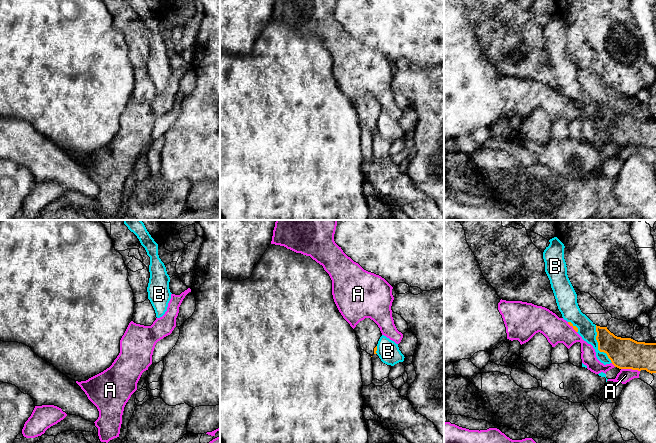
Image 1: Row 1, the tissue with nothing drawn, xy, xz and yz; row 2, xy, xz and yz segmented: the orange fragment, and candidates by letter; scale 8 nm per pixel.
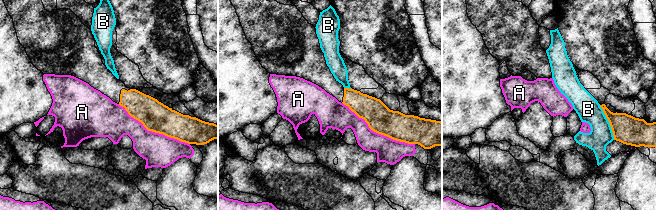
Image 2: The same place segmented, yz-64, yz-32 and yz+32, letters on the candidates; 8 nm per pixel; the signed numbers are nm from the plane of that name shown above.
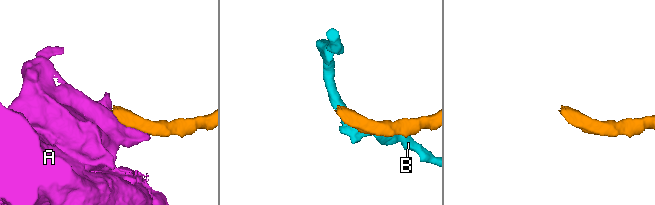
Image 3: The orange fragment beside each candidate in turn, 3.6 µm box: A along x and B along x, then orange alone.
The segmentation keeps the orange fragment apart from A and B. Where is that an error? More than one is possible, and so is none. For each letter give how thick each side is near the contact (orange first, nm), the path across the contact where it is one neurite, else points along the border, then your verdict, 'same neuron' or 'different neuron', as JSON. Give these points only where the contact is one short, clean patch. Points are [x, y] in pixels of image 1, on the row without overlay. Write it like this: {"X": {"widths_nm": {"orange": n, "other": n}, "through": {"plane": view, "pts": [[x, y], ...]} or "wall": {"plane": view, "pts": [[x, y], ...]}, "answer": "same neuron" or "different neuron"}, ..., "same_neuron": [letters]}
{"A": {"widths_nm": {"orange": 260, "other": 110}, "answer": "different neuron"}, "B": {"widths_nm": {"orange": 260, "other": 140}, "answer": "different neuron"}, "same_neuron": []}

